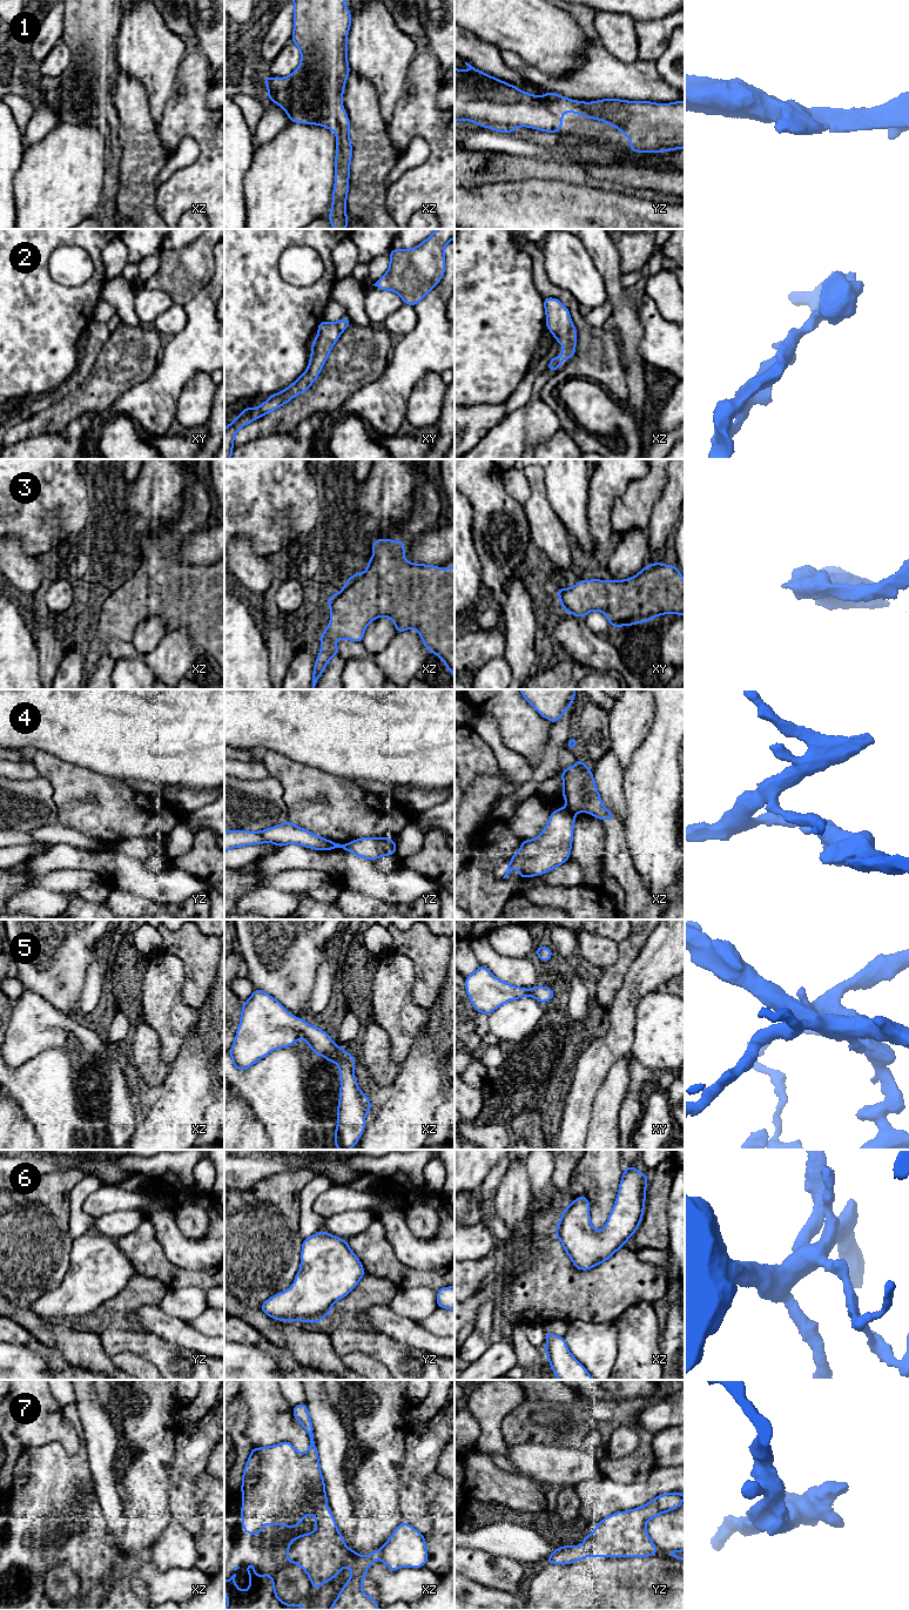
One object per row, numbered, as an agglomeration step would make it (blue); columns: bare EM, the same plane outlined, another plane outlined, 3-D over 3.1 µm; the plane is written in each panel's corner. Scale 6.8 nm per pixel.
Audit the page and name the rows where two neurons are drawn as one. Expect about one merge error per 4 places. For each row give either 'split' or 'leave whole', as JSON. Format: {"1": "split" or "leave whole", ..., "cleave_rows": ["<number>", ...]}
{"1": "leave whole", "2": "leave whole", "3": "leave whole", "4": "split", "5": "leave whole", "6": "leave whole", "7": "leave whole", "cleave_rows": ["4"]}

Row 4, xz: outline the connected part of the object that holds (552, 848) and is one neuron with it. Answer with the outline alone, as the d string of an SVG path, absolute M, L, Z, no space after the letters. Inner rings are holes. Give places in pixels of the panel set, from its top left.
M566 807L554 810L537 838L521 842L520 849L511 857L503 878L517 867L519 878L550 873L568 862L573 841L575 815Z

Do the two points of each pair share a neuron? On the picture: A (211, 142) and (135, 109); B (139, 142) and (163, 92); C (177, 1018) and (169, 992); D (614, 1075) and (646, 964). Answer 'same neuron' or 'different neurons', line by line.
A: different neurons
B: different neurons
C: same neuron
D: different neurons

